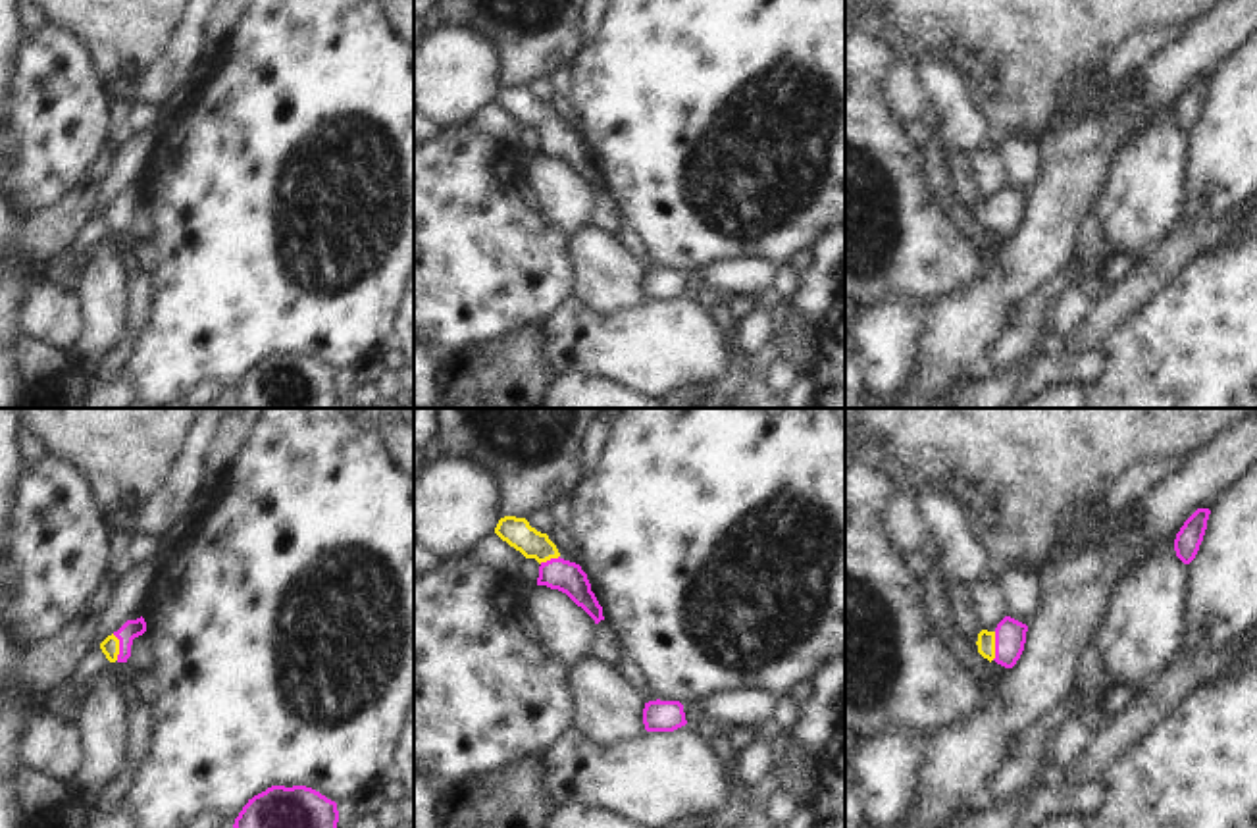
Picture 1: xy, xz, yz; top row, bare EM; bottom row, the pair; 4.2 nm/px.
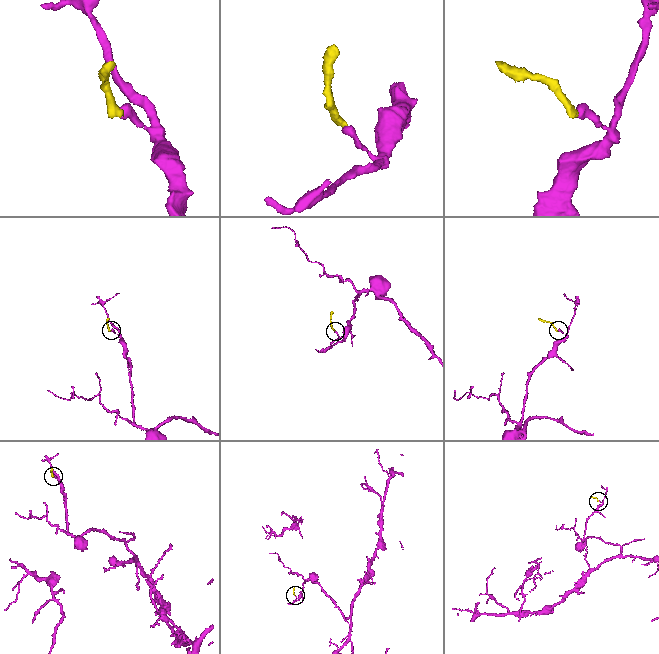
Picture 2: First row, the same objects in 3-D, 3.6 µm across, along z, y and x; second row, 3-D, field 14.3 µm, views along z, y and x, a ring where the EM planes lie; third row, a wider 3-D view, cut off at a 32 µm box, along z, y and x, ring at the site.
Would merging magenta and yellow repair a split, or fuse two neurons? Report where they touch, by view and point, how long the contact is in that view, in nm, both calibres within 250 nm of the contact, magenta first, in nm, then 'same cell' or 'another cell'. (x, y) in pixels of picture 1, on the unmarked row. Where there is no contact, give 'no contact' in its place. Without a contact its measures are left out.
yz (996, 214) | 120 nm | 130/80 nm | same cell

